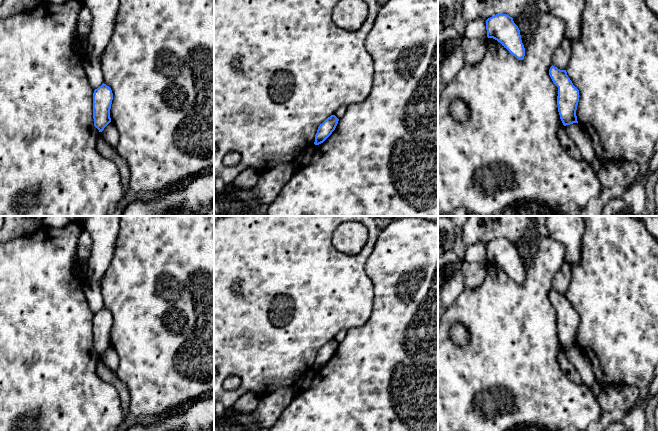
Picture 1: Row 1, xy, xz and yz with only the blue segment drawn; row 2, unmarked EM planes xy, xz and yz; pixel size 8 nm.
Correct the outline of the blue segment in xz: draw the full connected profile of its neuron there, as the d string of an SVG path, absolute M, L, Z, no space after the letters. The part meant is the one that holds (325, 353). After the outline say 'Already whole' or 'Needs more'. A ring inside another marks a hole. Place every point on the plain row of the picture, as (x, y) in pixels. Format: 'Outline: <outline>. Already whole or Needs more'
Outline: M335 339L328 341L320 350L318 351L317 357L315 359L315 369L323 367L335 354L339 343Z. Already whole

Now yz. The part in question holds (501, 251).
Outline: M496 238L486 244L487 261L500 266L518 284L523 284L525 272L520 254L507 238Z. Already whole

